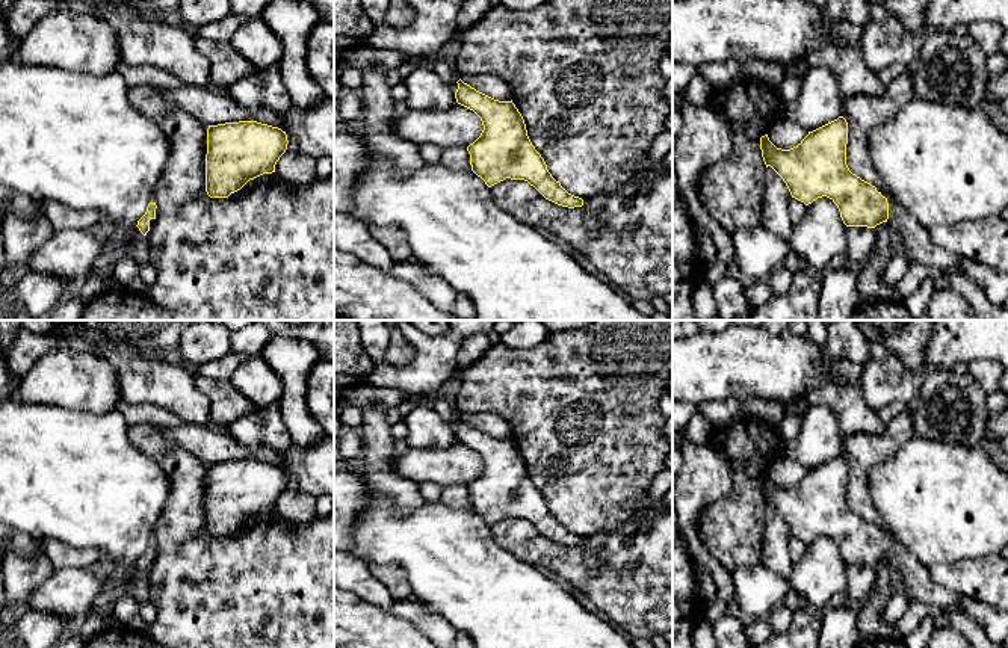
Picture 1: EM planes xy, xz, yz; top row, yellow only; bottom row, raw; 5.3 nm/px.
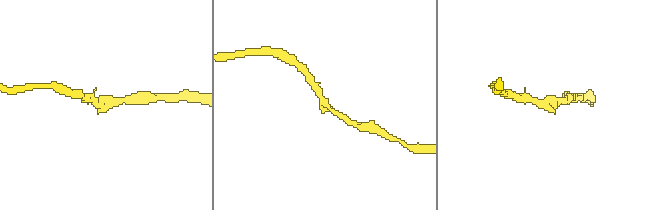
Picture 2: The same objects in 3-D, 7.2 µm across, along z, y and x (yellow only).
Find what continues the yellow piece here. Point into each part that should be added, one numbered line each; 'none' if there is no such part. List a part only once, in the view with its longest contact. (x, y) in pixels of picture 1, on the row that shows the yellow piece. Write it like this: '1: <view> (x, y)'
1: yz (916, 243)

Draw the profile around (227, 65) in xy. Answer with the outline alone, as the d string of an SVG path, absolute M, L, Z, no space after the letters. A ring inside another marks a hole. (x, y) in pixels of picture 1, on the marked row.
M195 35L195 44L210 62L210 83L221 89L228 91L234 82L257 71L230 41L209 41Z

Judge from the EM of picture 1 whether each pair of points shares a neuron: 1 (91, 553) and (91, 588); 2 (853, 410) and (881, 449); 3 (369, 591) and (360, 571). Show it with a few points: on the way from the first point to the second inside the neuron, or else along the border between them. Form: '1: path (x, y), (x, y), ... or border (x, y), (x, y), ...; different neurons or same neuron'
1: border (88, 568), (59, 568), (56, 571); different neurons
2: border (886, 425), (880, 432), (848, 434), (844, 437); different neurons
3: path (364, 586), (360, 582), (360, 576); same neuron

